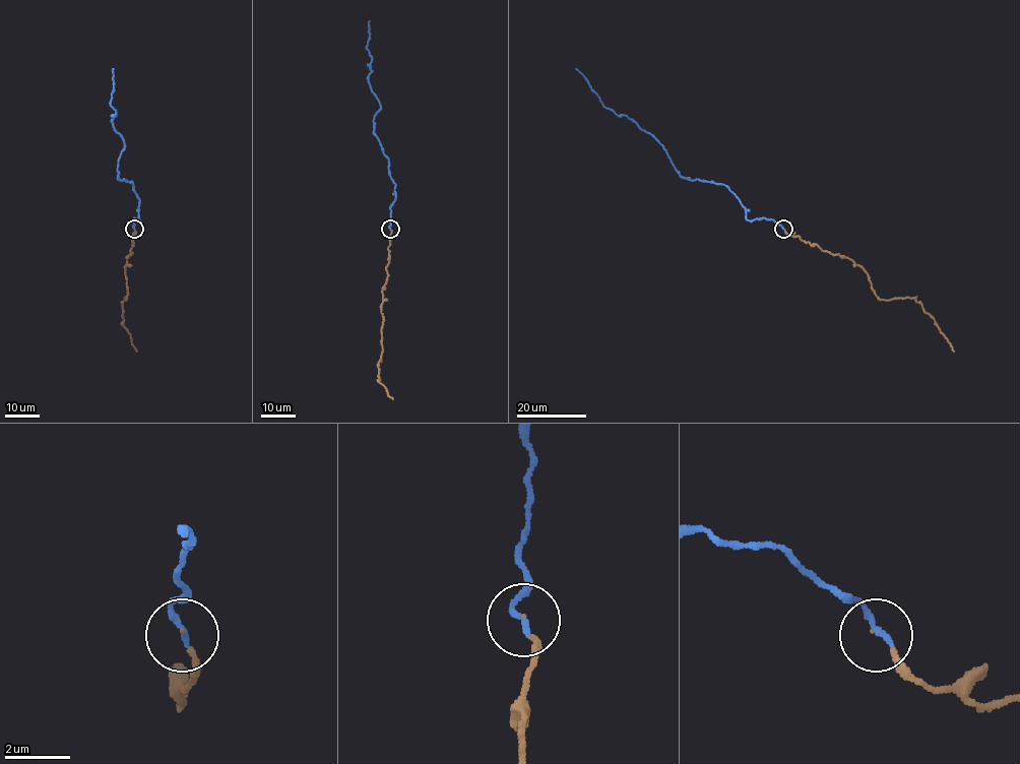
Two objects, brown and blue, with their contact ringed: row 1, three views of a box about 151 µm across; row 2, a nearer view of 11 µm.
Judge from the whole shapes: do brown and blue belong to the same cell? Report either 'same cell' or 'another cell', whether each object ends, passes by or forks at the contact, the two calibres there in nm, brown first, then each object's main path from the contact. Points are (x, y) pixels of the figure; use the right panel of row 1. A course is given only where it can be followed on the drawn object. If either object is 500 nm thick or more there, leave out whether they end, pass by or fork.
same cell; brown ends there; blue ends there; 60 nm thick on the brown side, 200 nm on the other; brown runs (782, 229), (823, 250), (851, 259), (867, 273), (874, 293), (881, 300), (910, 297), (918, 302), (953, 352); blue runs (782, 229), (765, 217), (747, 220), (746, 208), (723, 185), (683, 178), (660, 144), (603, 105), (576, 68)

